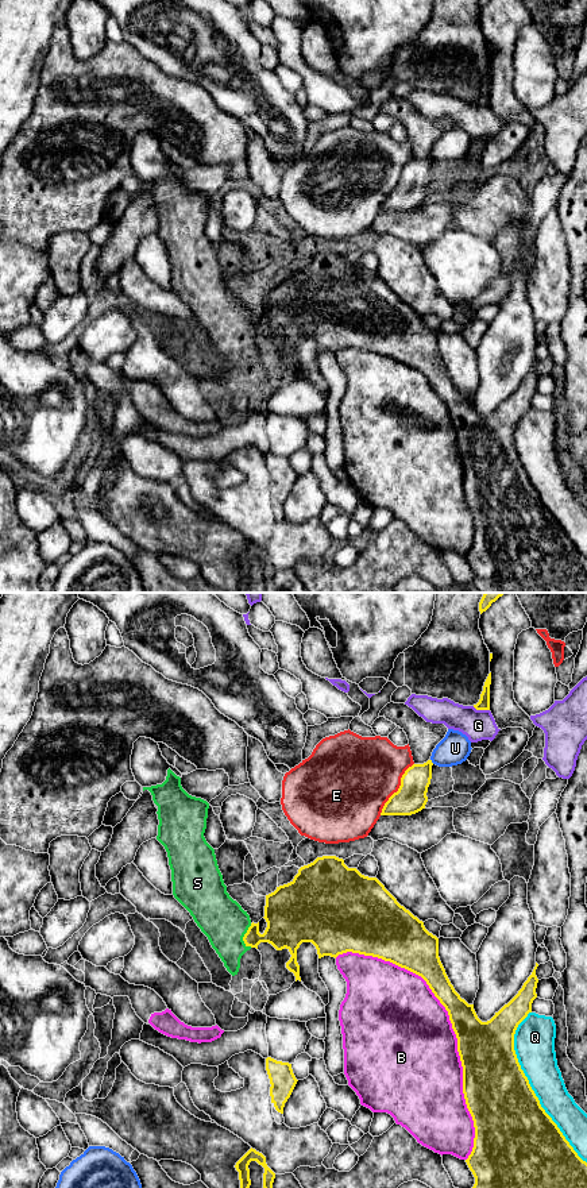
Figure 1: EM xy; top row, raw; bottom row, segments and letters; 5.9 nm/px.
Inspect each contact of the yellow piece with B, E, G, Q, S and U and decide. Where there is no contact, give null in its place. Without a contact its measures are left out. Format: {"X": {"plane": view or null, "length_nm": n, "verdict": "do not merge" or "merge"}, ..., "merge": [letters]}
{"B": {"plane": "xy", "length_nm": 1450, "verdict": "do not merge"}, "E": {"plane": "xy", "length_nm": 380, "verdict": "do not merge"}, "G": {"plane": "xy", "length_nm": 110, "verdict": "do not merge"}, "Q": {"plane": "xy", "length_nm": 950, "verdict": "do not merge"}, "S": {"plane": "xy", "length_nm": 150, "verdict": "merge"}, "U": {"plane": "xy", "length_nm": 40, "verdict": "do not merge"}, "merge": ["S"]}

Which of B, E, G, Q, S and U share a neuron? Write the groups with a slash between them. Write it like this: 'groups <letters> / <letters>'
groups B Q / E / G / S / U

